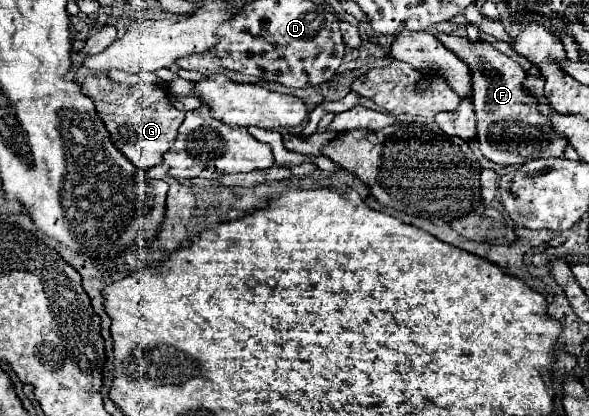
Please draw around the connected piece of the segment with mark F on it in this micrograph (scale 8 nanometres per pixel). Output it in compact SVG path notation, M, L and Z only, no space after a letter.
M439 34L437 38L449 50L453 50L461 60L465 60L473 70L477 142L485 158L501 166L521 166L537 158L563 156L567 148L565 138L555 136L549 120L537 112L537 98L523 92L525 72L515 60L511 60L509 56L505 56L487 42L471 44L467 38L447 36L447 34Z

